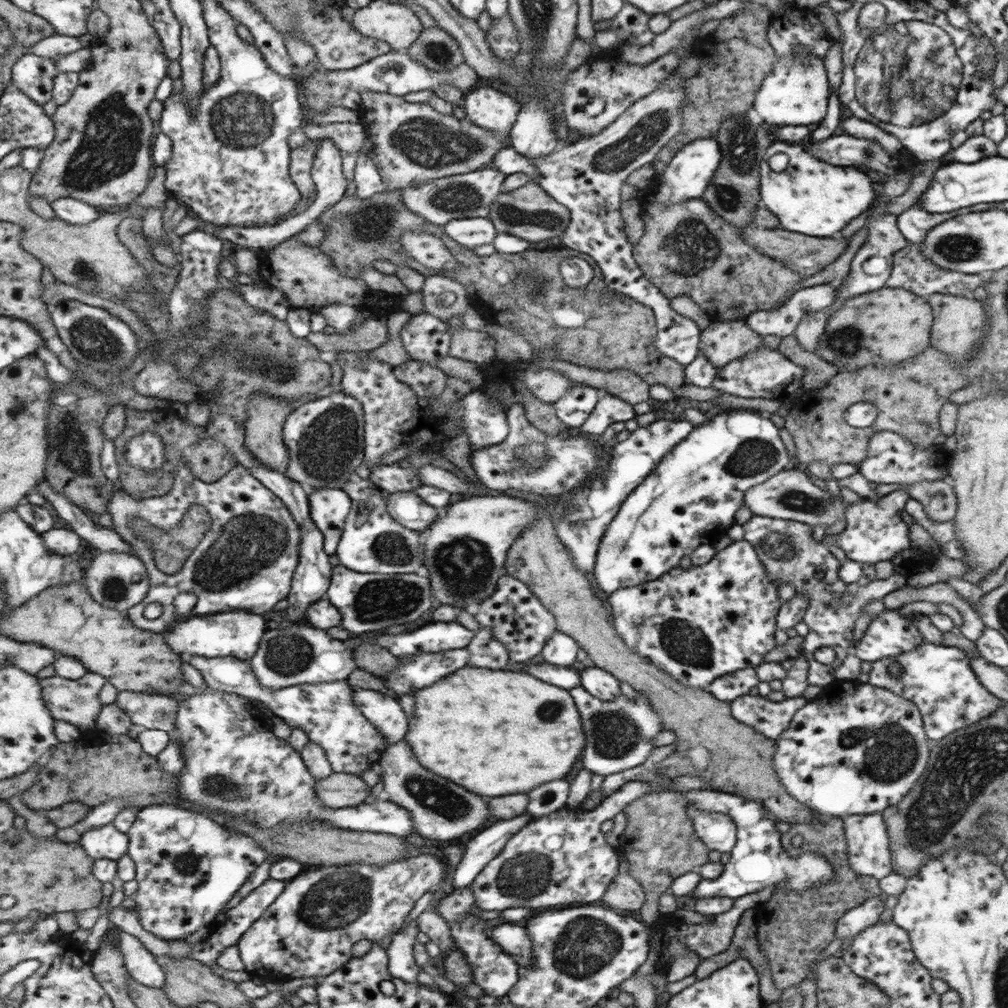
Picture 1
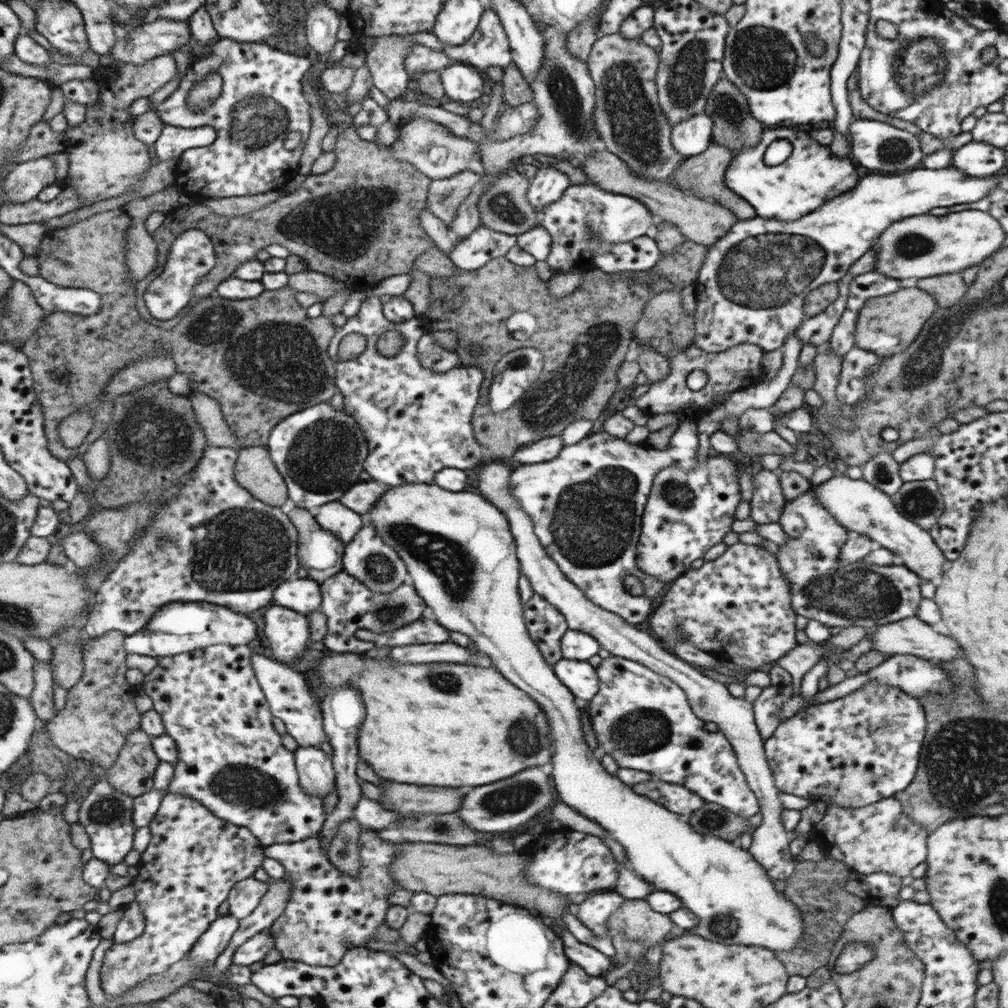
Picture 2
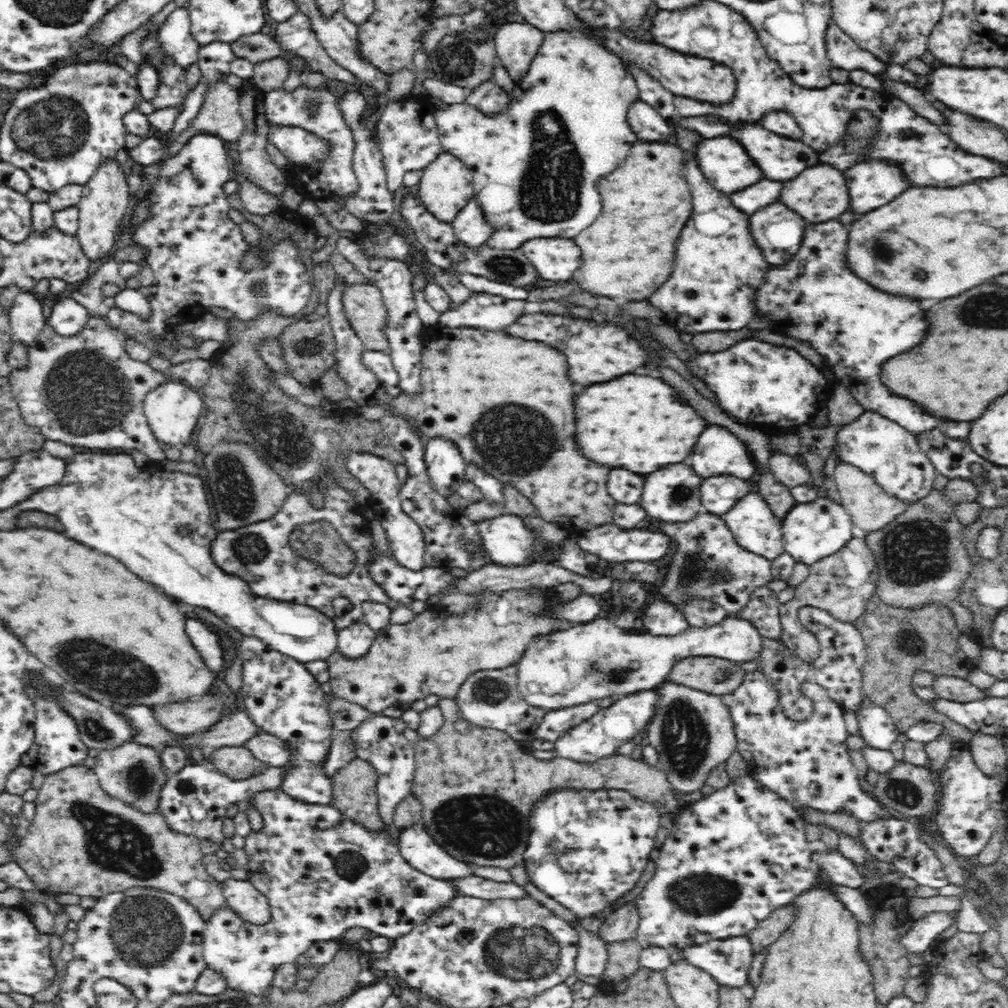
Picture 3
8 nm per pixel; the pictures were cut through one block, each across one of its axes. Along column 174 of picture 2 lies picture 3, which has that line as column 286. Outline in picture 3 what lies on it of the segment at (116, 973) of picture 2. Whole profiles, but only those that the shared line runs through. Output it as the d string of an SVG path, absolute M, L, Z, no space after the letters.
M271 791L266 793L256 794L250 801L256 805L256 810L262 815L264 819L264 828L260 832L252 832L245 837L244 850L247 854L248 864L246 866L248 872L248 881L254 883L254 887L262 891L264 895L268 897L268 902L271 906L272 916L270 922L262 924L258 927L244 922L237 914L234 914L230 908L220 908L212 914L212 918L206 922L207 928L203 933L203 959L207 964L207 968L217 972L225 980L227 988L236 990L238 992L244 992L245 994L252 996L268 995L268 992L274 987L272 982L274 980L274 974L276 970L282 966L282 964L295 964L298 956L303 955L314 944L318 944L324 941L338 940L343 936L344 932L353 927L360 927L374 932L379 936L384 936L391 940L398 937L409 934L415 927L422 923L425 918L438 907L447 905L447 900L451 899L454 895L458 895L458 892L452 888L452 885L446 879L436 879L432 876L428 876L420 869L416 869L406 861L406 859L400 853L399 844L394 844L396 840L392 840L385 829L383 830L370 830L359 822L348 819L337 809L334 805L323 804L306 804L300 800L295 800L294 797L285 794L283 791Z

